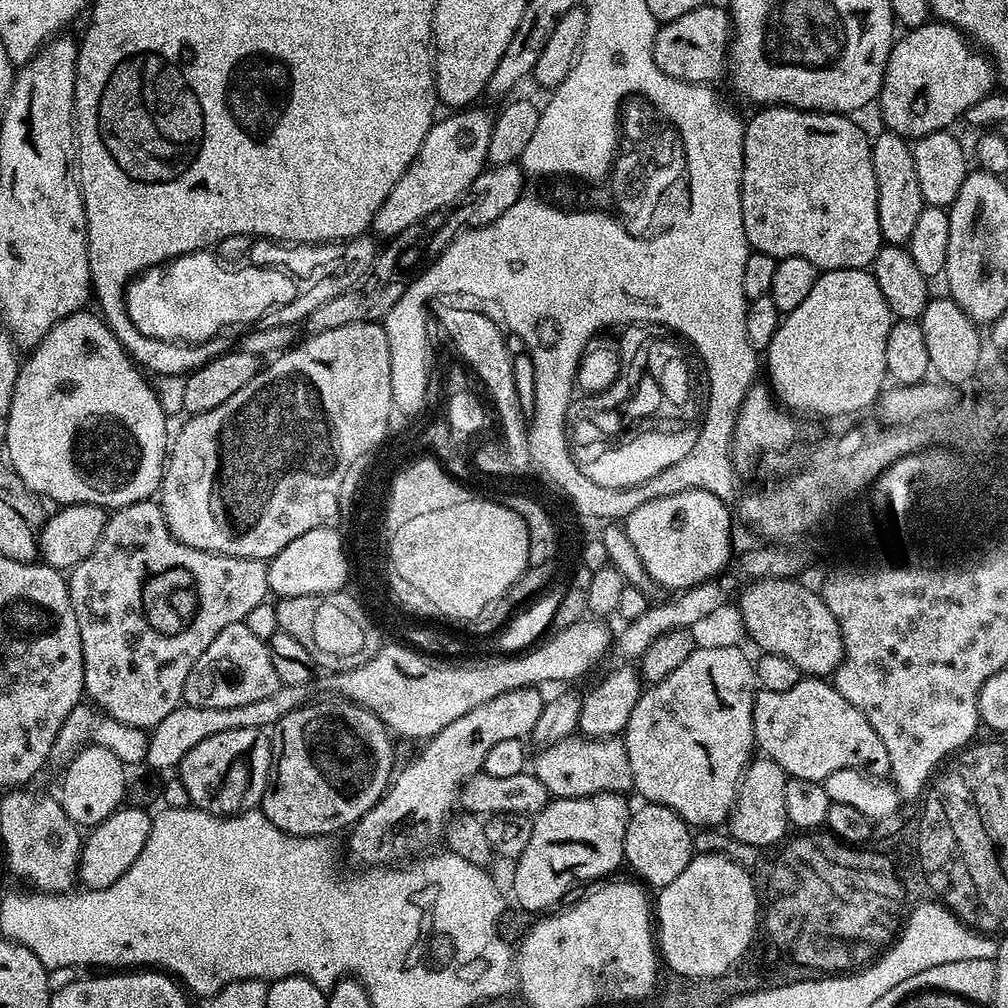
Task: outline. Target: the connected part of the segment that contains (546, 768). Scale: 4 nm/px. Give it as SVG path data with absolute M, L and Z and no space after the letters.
M583 734L567 736L562 742L541 747L531 757L530 771L546 786L552 798L582 798L603 792L628 794L633 791L630 758L626 758L623 739L615 736L589 738Z

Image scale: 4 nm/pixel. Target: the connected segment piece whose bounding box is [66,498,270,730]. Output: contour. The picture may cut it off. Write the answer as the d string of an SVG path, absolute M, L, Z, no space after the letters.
M149 498L139 500L125 508L115 509L109 515L108 524L102 530L102 538L98 546L82 562L67 573L68 589L70 590L70 602L74 610L74 618L78 618L78 630L82 633L82 662L84 663L84 696L92 699L98 707L104 711L103 715L110 720L117 720L126 726L134 726L150 730L170 714L170 710L180 707L184 698L184 683L194 670L194 662L202 658L206 646L214 642L214 638L226 626L238 624L244 621L246 614L254 610L254 606L265 603L269 599L268 565L263 560L255 560L249 556L223 556L217 552L206 550L194 550L194 546L179 544L168 532L164 521L164 515L159 503Z

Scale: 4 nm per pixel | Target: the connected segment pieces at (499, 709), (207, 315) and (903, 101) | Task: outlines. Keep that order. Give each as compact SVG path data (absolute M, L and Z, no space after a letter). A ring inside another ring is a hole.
M539 687L510 690L482 706L474 706L474 710L470 710L470 714L462 714L462 718L454 718L454 722L450 722L450 726L446 726L438 735L431 737L421 747L425 748L401 772L399 769L395 773L383 798L357 824L352 825L348 852L352 855L356 866L396 866L401 862L408 862L413 858L431 853L439 845L436 843L439 840L441 843L445 839L446 825L458 808L460 787L475 772L483 769L486 754L492 747L498 742L506 742L506 738L519 740L531 737L534 722L538 722L538 714L542 714L546 703L545 697L540 697L540 692Z
M203 249L196 252L188 252L186 255L180 255L178 259L169 261L165 268L161 265L156 265L140 273L139 276L133 277L124 292L127 314L129 314L132 324L142 334L158 341L180 341L190 344L207 343L215 337L212 335L230 324L236 322L248 324L254 321L256 321L254 323L257 323L272 309L297 301L297 281L285 270L264 268L251 264L245 264L244 267L238 270L232 270L222 265L212 254L214 253ZM164 285L170 292L170 298L160 298L164 294Z
M929 22L917 28L907 29L903 35L901 40L899 37L893 43L890 50L878 105L880 104L880 116L884 119L883 127L889 132L896 132L899 136L915 142L926 134L951 129L953 127L951 124L955 120L959 121L964 112L970 110L970 106L974 106L974 102L978 102L993 91L994 69L987 55L979 51L972 52L973 45L953 24Z

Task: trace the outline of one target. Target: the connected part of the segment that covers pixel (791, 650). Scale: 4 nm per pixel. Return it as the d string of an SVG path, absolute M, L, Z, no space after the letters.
M756 578L751 581L752 584L738 599L738 605L741 610L741 615L745 620L745 628L747 635L750 637L751 643L756 643L760 647L761 653L773 652L774 654L782 654L782 658L790 658L790 662L794 662L794 666L798 666L801 673L808 678L828 678L835 673L836 668L842 662L844 657L844 643L842 642L842 634L840 633L840 624L836 620L834 614L830 614L830 610L826 606L823 595L819 591L816 592L812 588L807 588L804 584L799 584L799 579L796 578Z

